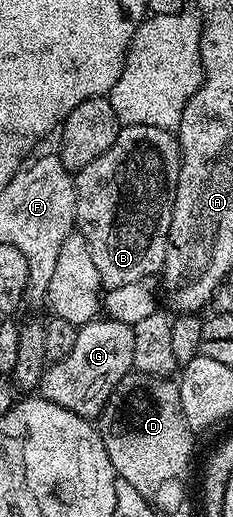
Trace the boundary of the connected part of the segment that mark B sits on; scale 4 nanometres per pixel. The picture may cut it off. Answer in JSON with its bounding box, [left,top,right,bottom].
[75,125,181,288]

